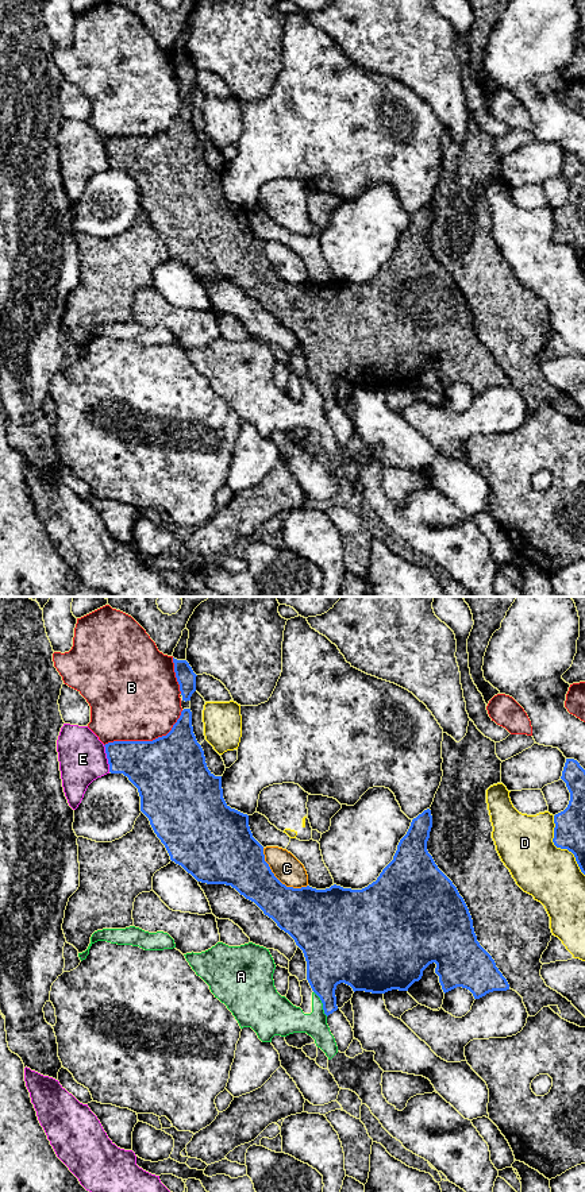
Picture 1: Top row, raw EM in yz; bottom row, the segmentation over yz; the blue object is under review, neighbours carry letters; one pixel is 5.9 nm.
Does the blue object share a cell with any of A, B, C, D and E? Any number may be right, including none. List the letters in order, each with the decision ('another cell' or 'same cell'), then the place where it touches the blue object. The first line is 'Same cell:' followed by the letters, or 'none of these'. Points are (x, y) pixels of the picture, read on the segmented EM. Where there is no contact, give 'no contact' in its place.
Same cell: none of these
A: another cell; contact yz (322, 1002)
B: another cell; contact yz (146, 741)
C: another cell; contact yz (276, 878)
D: another cell; contact yz (560, 847)
E: another cell; contact yz (107, 757)

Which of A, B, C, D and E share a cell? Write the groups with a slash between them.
A / B / C / D / E

